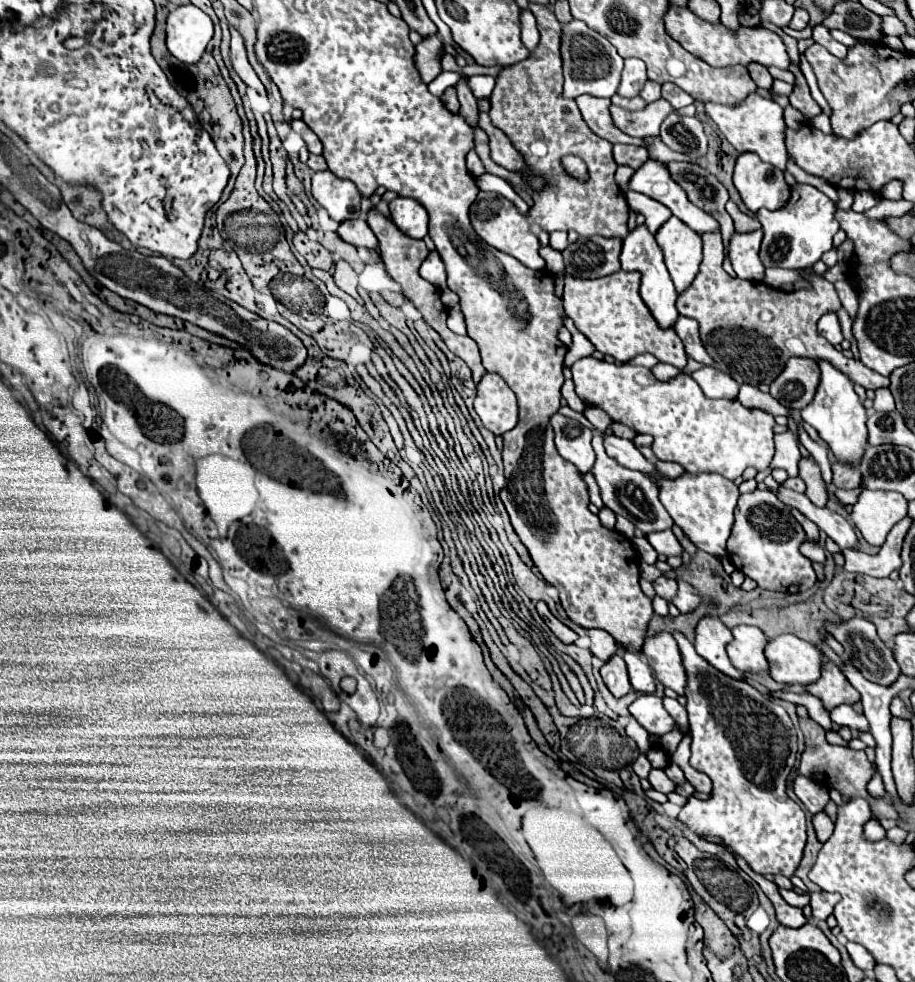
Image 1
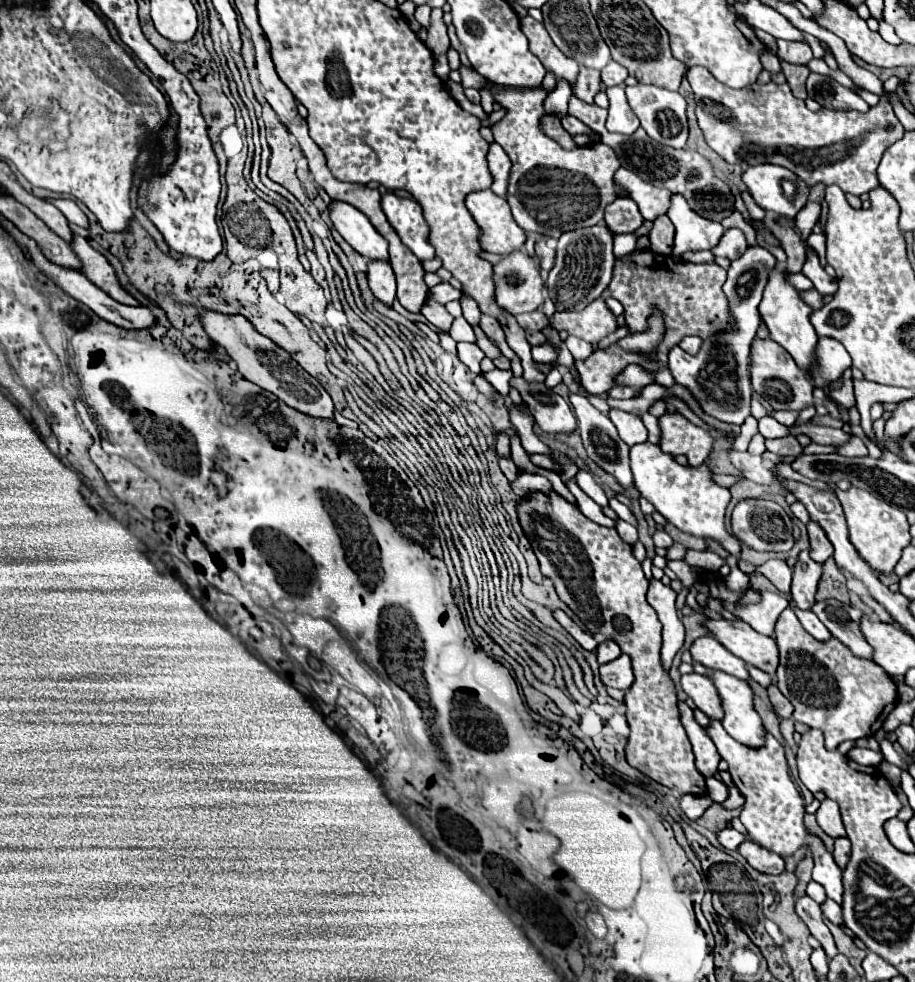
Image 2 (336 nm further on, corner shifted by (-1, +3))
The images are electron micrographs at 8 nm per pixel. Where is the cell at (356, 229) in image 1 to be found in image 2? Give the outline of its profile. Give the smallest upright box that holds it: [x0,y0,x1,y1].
[368,262,396,306]

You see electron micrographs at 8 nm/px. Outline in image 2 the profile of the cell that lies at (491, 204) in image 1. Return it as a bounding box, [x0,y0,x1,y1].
[466,190,526,256]

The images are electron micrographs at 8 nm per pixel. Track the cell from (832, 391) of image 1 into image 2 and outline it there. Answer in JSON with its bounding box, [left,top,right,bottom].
[758,268,818,374]

